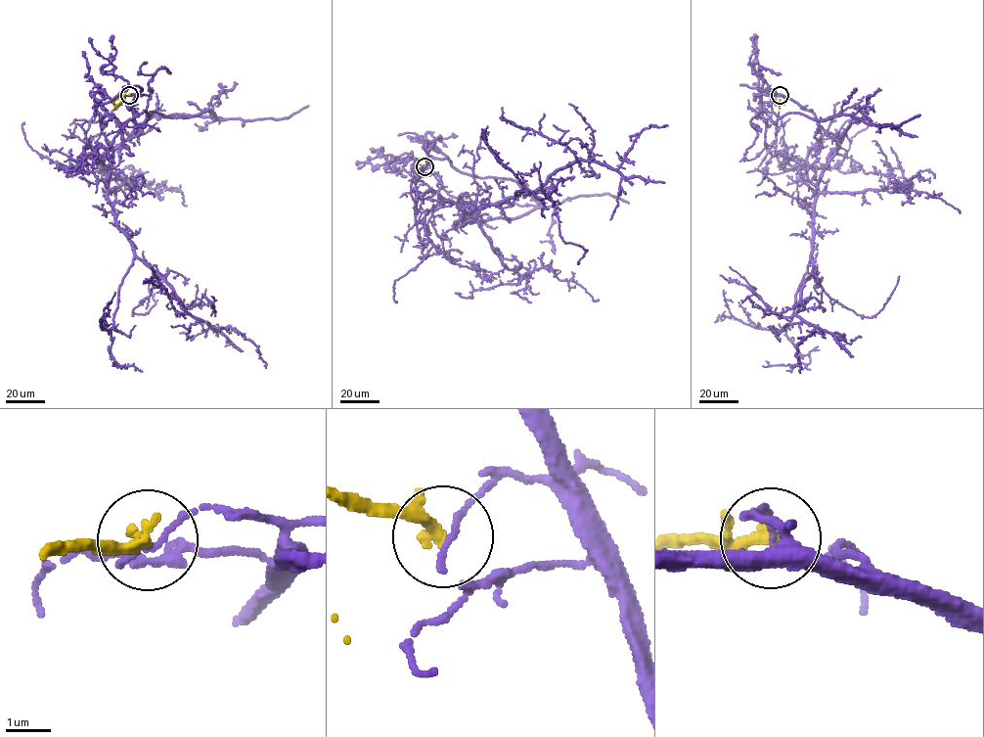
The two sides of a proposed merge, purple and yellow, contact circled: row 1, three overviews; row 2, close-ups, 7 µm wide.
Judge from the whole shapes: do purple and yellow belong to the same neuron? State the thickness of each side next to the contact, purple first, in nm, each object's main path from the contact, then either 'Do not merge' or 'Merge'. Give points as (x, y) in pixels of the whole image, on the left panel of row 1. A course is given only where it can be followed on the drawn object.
Thickness 90 nm (purple) against 200 nm. Course of purple: (129, 95), (137, 129), (113, 152), (108, 186), (117, 227), (180, 305), (241, 333), (266, 368). Course of yellow: (129, 95), (119, 96), (113, 102), (116, 105), (121, 99). Do not merge

